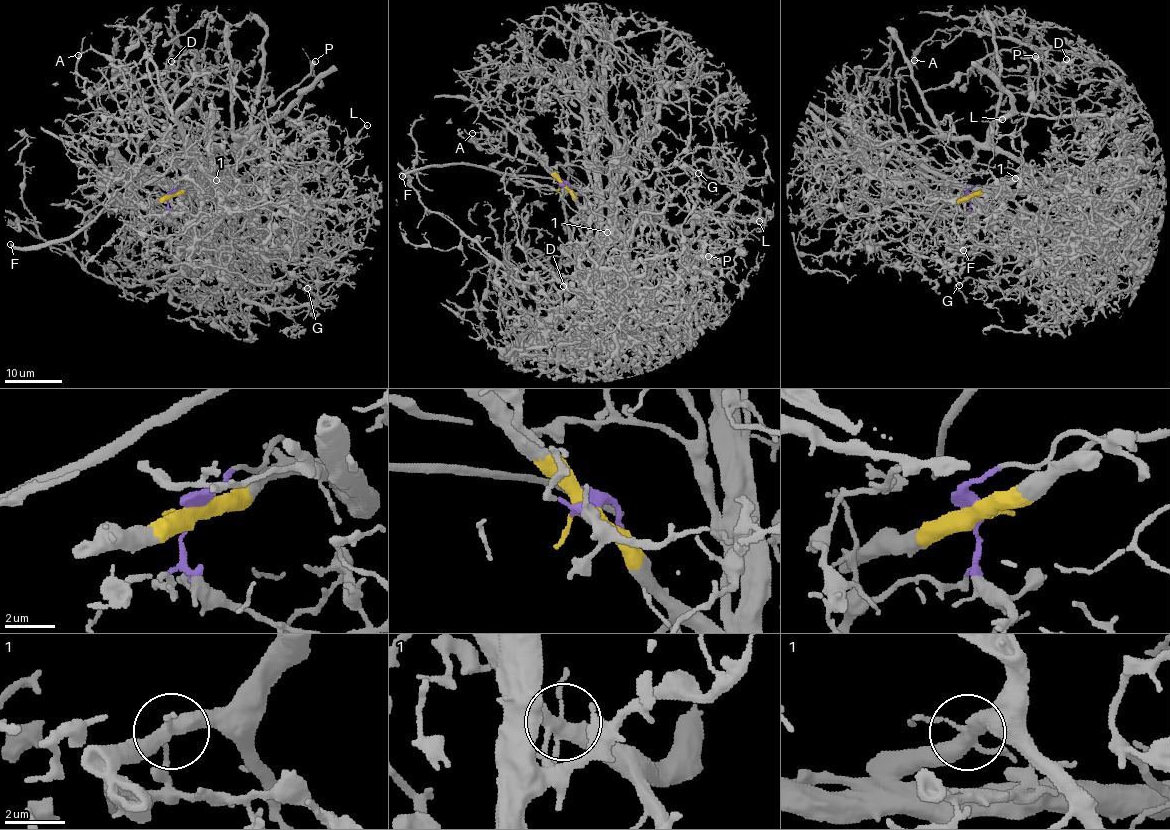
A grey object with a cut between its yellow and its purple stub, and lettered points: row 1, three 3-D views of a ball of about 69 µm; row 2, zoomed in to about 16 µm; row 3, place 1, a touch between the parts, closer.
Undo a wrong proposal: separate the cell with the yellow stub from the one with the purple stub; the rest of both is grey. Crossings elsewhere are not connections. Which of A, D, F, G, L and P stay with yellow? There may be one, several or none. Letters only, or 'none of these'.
A, F, P

